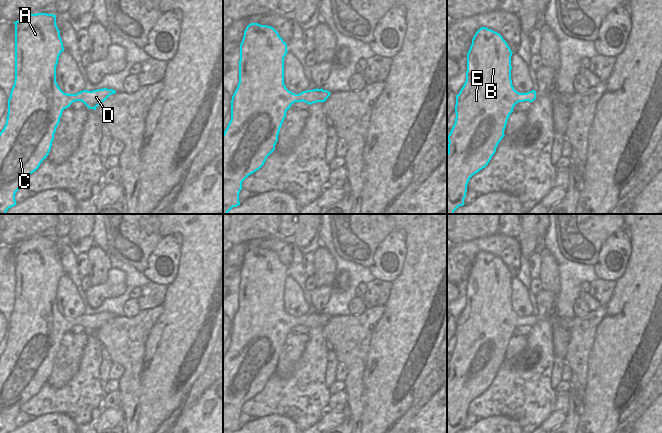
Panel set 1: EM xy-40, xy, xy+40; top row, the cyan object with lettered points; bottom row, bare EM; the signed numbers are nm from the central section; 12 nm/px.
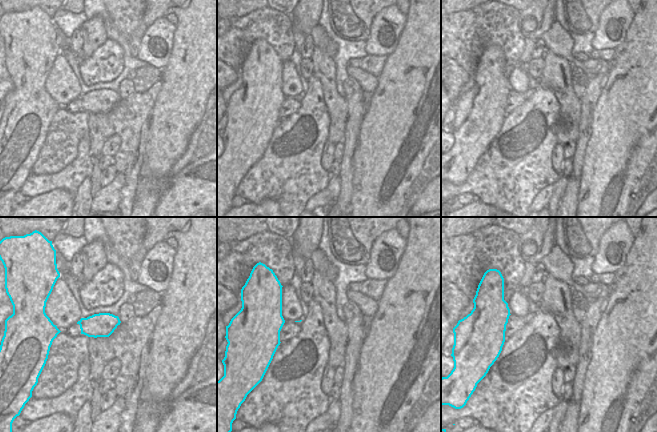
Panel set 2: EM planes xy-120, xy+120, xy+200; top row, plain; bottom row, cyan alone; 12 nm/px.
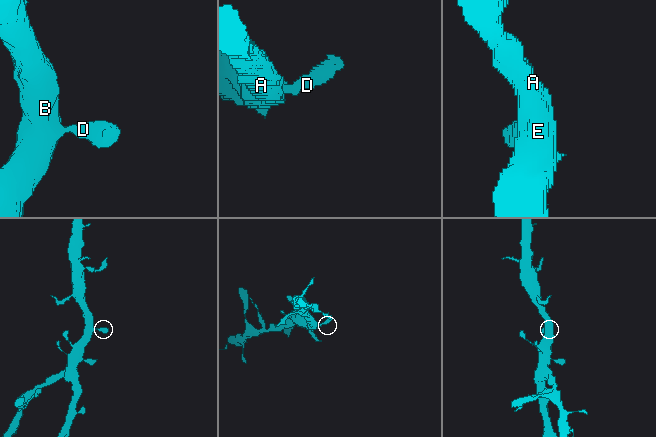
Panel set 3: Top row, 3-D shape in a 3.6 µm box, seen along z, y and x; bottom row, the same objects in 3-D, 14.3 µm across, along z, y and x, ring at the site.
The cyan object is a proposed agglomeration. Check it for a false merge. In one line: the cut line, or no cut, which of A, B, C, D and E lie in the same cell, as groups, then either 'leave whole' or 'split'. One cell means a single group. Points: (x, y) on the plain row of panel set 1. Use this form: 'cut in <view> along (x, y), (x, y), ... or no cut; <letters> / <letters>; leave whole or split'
no cut; A B C D E; leave whole

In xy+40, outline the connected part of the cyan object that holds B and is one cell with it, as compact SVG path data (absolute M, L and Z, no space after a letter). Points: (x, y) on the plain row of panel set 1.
M486 251L474 259L467 277L466 305L456 319L455 347L448 359L447 433L463 430L470 402L485 392L502 364L514 330L518 326L533 326L536 315L517 316L511 304L512 275L503 261Z

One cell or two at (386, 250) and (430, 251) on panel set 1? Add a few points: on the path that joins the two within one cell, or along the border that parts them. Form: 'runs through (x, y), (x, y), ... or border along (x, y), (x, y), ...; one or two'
border along (405, 241), (406, 256), (400, 273); two

